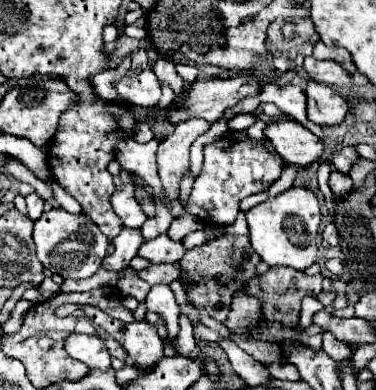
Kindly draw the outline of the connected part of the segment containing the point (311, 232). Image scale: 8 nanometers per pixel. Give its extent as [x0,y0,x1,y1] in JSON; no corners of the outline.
[246,186,320,270]

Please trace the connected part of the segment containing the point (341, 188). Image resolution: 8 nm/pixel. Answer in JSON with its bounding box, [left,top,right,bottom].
[328,170,352,196]

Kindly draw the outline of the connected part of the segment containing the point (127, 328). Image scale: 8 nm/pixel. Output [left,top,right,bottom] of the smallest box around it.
[56,304,164,372]

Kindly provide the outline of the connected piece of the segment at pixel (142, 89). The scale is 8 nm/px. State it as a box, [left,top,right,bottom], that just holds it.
[114,68,162,108]

